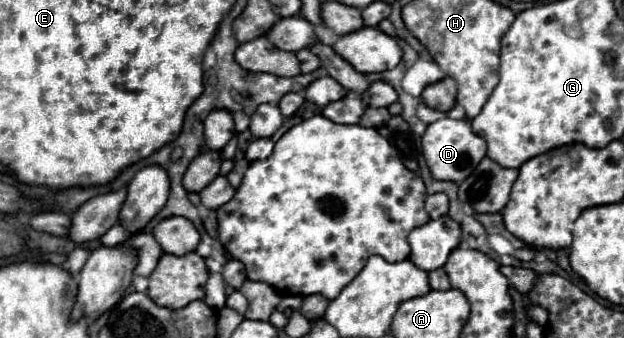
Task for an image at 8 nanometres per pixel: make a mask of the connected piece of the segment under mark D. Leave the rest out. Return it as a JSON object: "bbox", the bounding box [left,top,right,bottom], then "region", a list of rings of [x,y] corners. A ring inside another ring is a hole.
{"bbox":[423,118,487,182],"region":[[[443,118],[437,120],[433,124],[427,126],[425,130],[425,152],[423,158],[431,170],[431,176],[435,180],[449,180],[449,182],[463,182],[479,164],[479,160],[483,160],[483,156],[487,154],[487,144],[481,136],[477,136],[471,130],[471,122],[469,120],[451,120],[451,118]]]}

